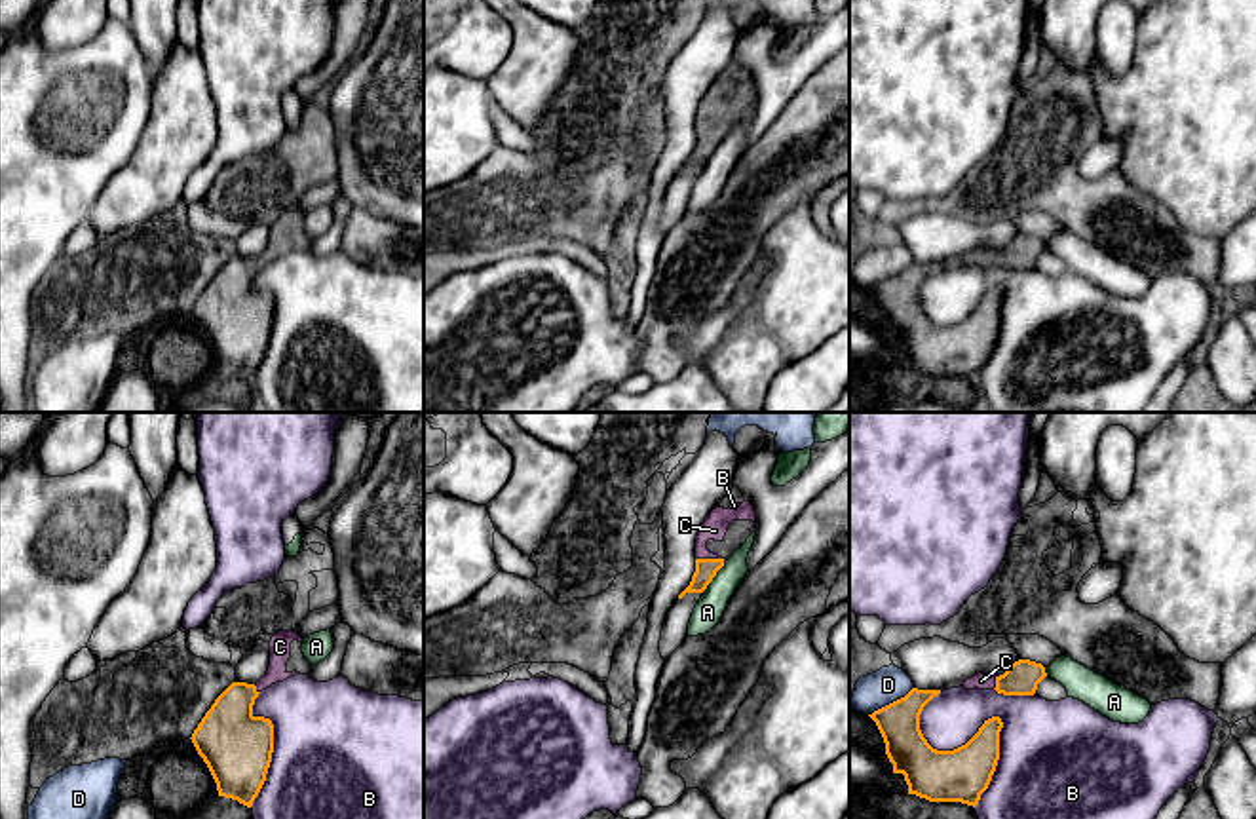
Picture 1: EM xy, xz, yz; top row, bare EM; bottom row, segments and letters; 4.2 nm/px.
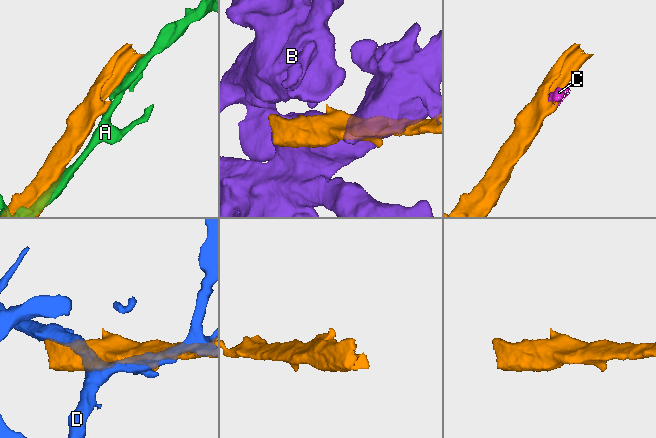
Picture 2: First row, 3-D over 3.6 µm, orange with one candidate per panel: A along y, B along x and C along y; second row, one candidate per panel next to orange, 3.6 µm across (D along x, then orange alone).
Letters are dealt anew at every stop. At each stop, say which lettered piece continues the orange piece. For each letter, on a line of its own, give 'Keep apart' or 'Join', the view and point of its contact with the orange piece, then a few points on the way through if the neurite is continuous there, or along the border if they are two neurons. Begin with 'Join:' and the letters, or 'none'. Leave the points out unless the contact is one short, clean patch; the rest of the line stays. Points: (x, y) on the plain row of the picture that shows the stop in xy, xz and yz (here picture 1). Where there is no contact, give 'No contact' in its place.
Join: C
A: Keep apart. Touches orange at xz (713, 151)
B: Keep apart. Touches orange at yz (983, 299)
C: Join. Touches orange at xz (711, 133). Path across: xz (705, 143), (711, 133), (702, 113), (715, 99)
D: Keep apart. Touches orange at yz (894, 276)

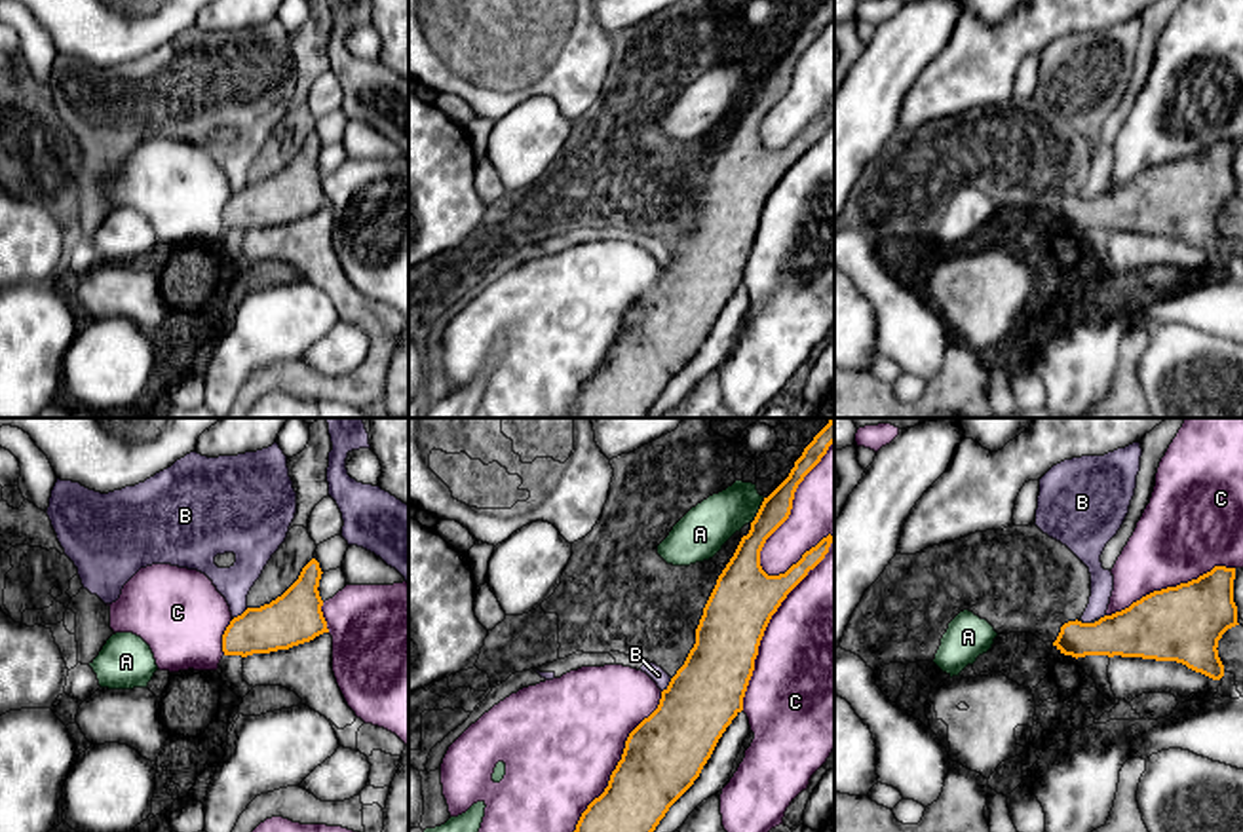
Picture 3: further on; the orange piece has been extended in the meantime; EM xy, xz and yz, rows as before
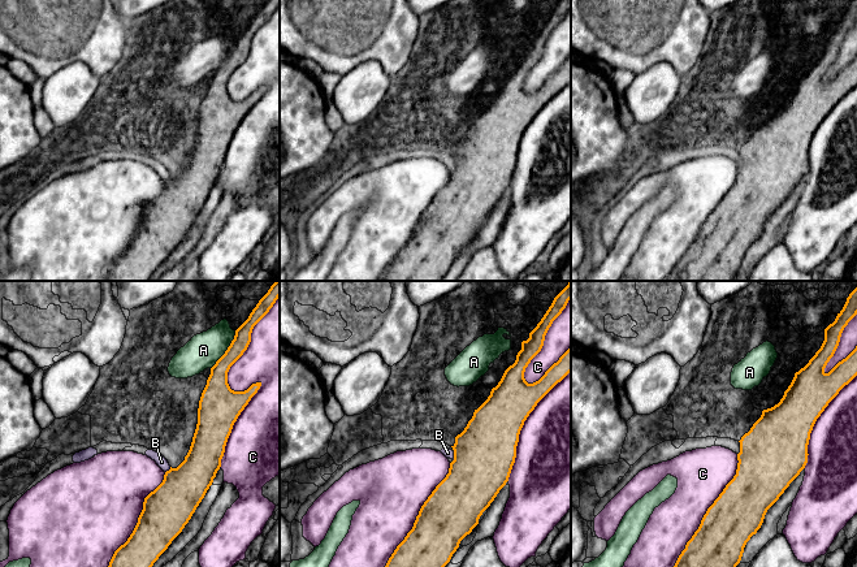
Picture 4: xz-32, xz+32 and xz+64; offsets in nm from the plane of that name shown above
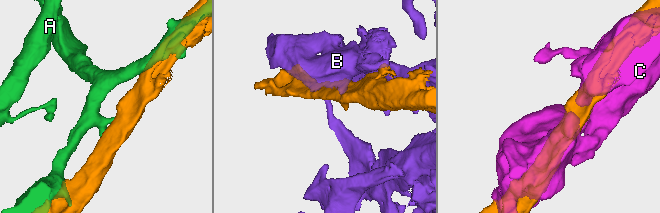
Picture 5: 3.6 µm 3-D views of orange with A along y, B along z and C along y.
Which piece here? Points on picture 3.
Join: none
A: Keep apart. Touches orange at xz (759, 86)
B: Keep apart. Touches orange at xz (668, 261). Boundary: xz (671, 253), (662, 266)
C: Keep apart. Touches orange at xz (820, 116)

